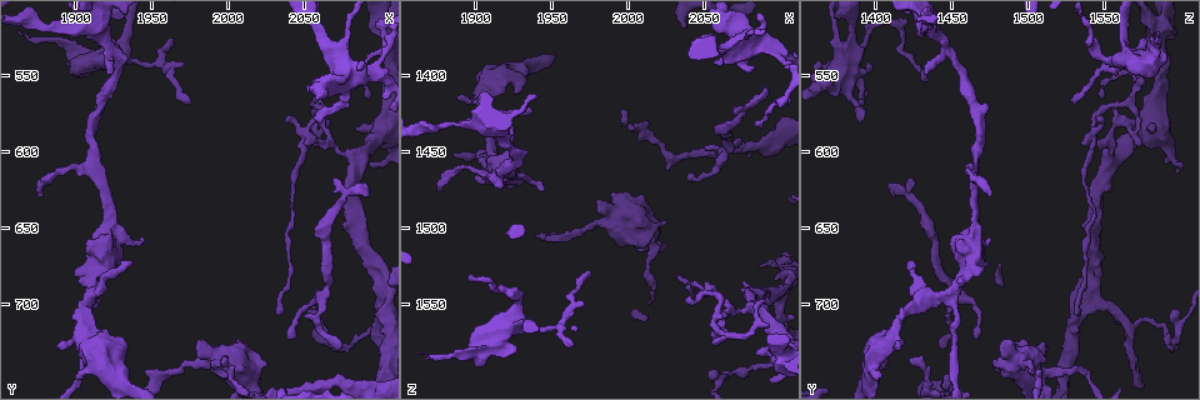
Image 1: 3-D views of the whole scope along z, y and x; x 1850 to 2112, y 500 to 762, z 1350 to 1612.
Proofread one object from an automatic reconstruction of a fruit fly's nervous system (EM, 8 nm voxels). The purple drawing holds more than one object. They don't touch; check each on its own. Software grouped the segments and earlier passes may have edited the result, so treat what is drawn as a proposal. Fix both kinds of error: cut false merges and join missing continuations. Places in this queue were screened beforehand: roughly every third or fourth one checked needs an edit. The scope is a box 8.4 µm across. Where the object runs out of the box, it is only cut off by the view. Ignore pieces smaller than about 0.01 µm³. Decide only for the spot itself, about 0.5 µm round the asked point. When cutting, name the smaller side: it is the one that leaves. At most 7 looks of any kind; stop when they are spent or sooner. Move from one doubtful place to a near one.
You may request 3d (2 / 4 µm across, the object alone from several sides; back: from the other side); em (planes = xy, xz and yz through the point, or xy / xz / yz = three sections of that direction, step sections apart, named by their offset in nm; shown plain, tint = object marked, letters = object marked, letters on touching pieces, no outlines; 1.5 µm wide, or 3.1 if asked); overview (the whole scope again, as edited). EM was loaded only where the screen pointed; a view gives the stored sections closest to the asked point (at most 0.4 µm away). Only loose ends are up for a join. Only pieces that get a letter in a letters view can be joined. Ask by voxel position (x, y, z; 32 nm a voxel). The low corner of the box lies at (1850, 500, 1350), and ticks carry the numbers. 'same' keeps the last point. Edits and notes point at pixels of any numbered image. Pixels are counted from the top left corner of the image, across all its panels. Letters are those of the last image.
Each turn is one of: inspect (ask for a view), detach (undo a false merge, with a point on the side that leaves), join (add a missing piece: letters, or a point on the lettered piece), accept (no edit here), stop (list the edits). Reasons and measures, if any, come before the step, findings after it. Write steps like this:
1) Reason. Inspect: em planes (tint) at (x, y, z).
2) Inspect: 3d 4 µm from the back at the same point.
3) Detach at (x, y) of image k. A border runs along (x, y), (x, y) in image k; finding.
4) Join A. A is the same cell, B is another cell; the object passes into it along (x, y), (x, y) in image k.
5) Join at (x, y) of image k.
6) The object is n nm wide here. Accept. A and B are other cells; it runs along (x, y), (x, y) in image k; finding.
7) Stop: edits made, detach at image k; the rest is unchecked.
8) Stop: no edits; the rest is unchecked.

An open end. Inspect: 3d 2 µm at (2030, 706, 1530).

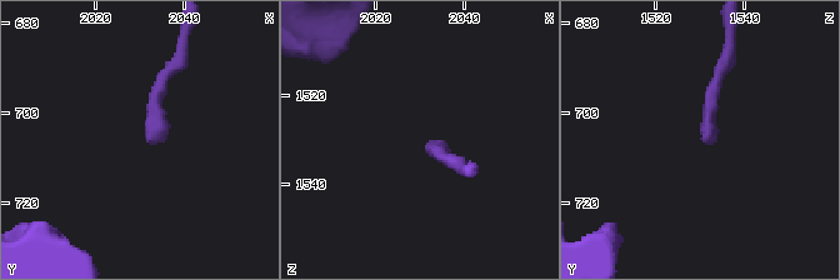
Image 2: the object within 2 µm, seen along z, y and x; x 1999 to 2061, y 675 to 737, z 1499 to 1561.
Inspect: em xy step 4 (letters) at (2033, 706, 1531).

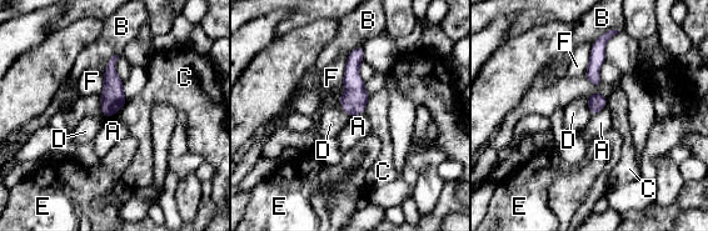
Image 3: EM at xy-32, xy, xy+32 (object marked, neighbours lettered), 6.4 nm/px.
Another direction. Inspect: em planes (letters) at the same point.

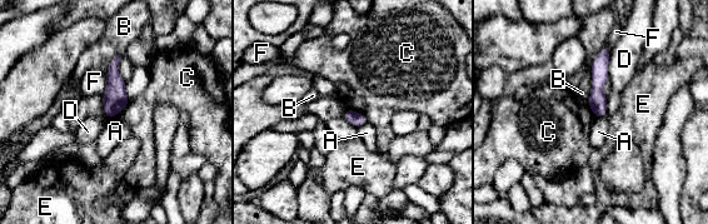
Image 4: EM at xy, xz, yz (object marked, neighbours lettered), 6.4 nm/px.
The object is 90 nm wide here. Accept. A, B, C, D, E and F are other cells; a border runs along (129, 99), (128, 104), (110, 118) in image 4; no lettered piece goes on from it.

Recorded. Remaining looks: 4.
Four arms meet. Inspect: em planes (tint) at (1910, 694, 1450).

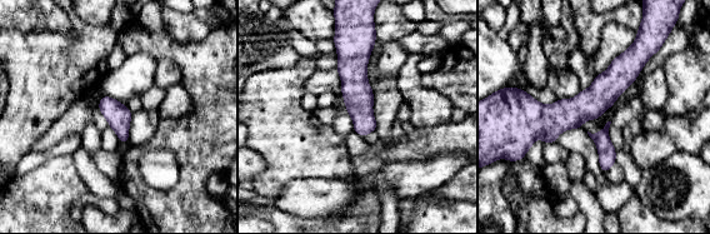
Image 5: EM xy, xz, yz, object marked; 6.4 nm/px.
See the neighbours. Inspect: em planes (letters) at the same point.

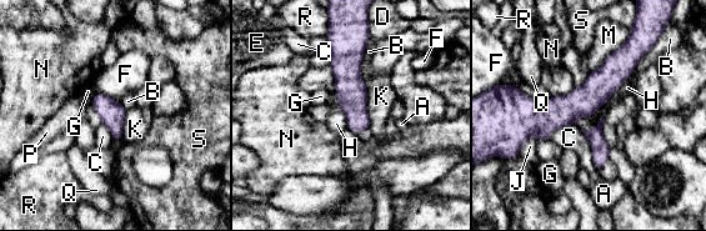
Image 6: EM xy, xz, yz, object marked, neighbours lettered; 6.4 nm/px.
Accept. A, B, C, D, E, F, G, H, J, K, M, N, P, Q, R and S are other cells; it runs along (639, 55), (566, 110), (516, 106) in image 6; continuous, no second cell.

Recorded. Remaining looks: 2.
Branch stops here. Inspect: em planes (letters) at (2090, 624, 1408).

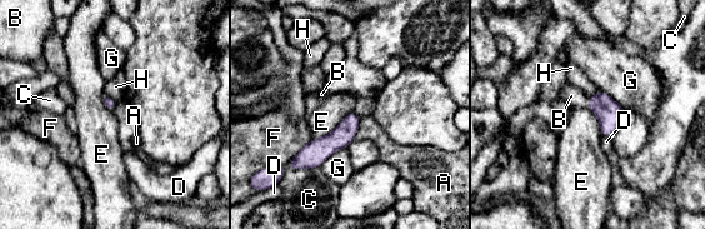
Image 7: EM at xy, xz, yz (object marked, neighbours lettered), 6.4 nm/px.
Join B. B is the same cell, A, C, D, E, F, G and H are other cells; the object passes into it along (609, 113), (589, 101), (571, 95) in image 7; the cell continues.

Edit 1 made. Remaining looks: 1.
Stop: edits made, join at image 7; the rest is unchecked.

